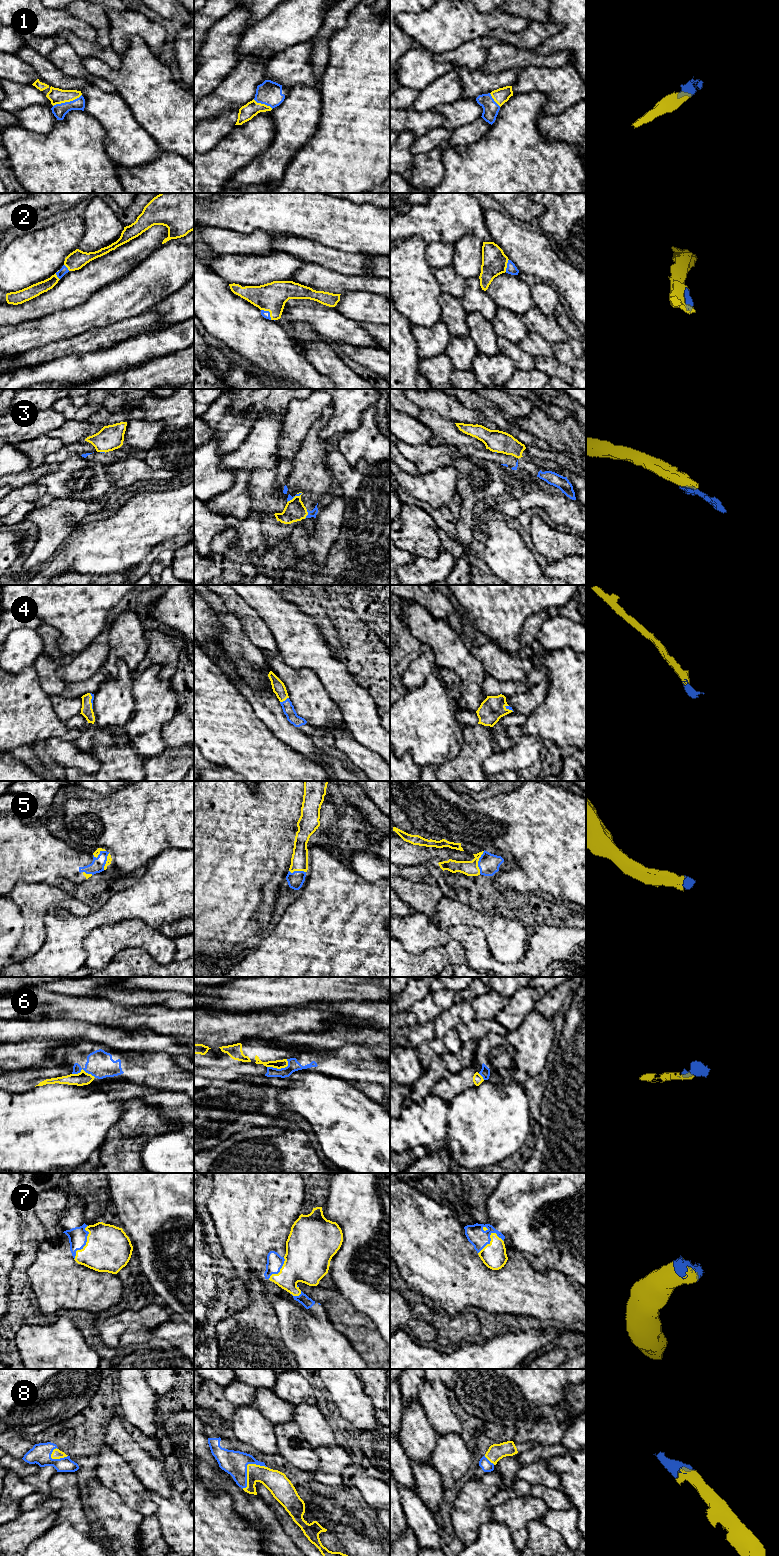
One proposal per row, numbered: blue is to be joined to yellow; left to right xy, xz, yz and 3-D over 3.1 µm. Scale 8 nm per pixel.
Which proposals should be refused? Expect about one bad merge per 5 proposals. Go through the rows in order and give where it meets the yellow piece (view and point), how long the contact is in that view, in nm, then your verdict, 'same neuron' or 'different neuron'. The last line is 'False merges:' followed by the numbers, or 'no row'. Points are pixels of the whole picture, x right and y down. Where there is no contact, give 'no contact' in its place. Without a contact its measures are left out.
1: xy (67, 101) | 260 nm | same neuron
2: xz (269, 311) | 120 nm | same neuron
3: xz (307, 514) | 80 nm | different neuron
4: xz (284, 700) | 80 nm | same neuron
5: yz (477, 862) | 190 nm | same neuron
6: xz (279, 1068) | 180 nm | different neuron
7: xy (86, 1243) | 300 nm | same neuron
8: xz (247, 1468) | 260 nm | same neuron
False merges: 3, 6

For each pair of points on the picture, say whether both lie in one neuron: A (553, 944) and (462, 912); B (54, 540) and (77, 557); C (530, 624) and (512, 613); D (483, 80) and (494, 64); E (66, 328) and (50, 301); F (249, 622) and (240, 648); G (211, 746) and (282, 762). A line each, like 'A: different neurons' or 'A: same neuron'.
A: different neurons
B: different neurons
C: different neurons
D: different neurons
E: different neurons
F: different neurons
G: same neuron

